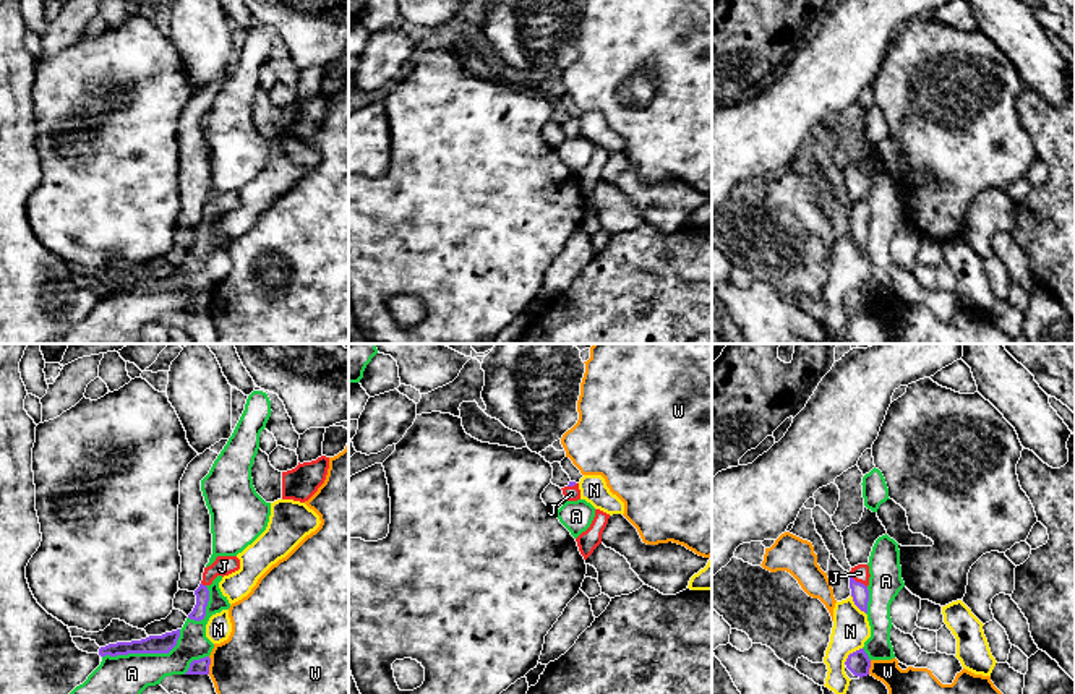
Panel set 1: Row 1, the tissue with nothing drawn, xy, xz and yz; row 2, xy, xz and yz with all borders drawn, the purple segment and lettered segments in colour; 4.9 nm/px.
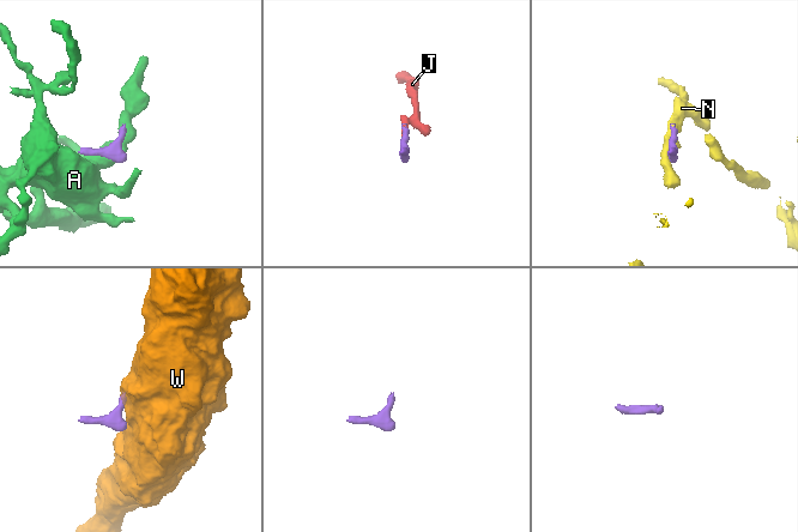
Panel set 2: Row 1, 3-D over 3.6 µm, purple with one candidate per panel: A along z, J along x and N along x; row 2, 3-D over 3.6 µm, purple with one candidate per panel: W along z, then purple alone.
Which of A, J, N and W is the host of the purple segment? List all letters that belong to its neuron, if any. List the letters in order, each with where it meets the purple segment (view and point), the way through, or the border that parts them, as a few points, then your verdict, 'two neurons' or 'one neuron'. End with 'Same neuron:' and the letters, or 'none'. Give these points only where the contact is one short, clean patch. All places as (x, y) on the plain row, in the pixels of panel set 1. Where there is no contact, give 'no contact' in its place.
A: meets purple in xy at (146, 289); two neurons
J: meets purple in yz at (858, 219); runs through yz (860, 229), (858, 219), (860, 209); one neuron
N: meets purple in yz at (850, 291); border along yz (861, 284), (853, 287), (843, 300); two neurons
W: meets purple in xy at (209, 300); border along xy (208, 294), (209, 310); two neurons
Same neuron: J

